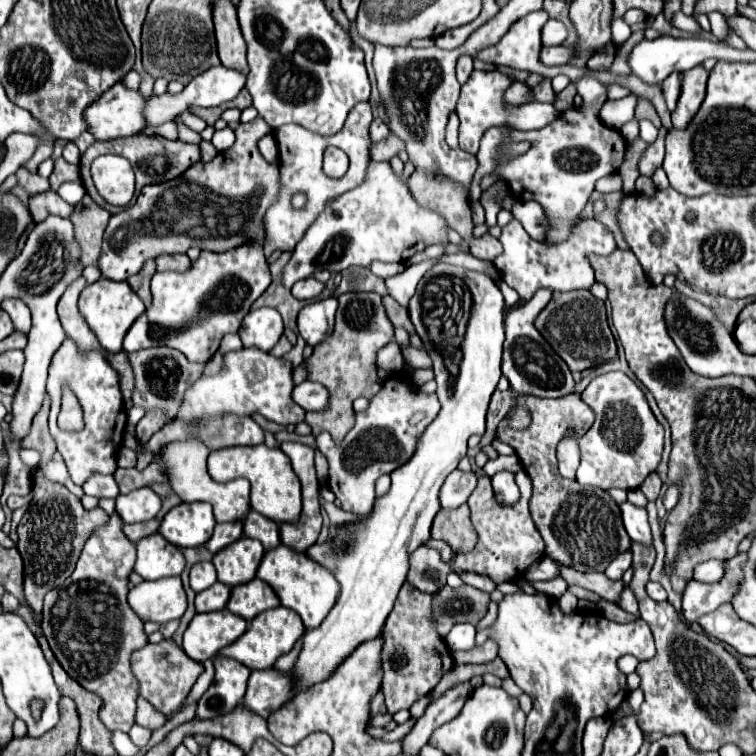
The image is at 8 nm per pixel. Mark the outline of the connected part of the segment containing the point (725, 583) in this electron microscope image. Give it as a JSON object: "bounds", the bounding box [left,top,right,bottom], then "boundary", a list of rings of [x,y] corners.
{"bounds":[682,553,748,623],"boundary":[[[738,553],[730,561],[726,561],[726,573],[716,583],[700,583],[692,579],[686,585],[682,595],[682,613],[688,623],[698,621],[700,617],[716,611],[720,605],[730,603],[742,583],[742,567],[748,553]]]}

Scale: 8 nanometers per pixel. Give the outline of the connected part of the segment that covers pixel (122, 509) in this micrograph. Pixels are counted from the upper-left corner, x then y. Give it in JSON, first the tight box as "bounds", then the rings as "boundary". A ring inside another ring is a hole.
{"bounds":[116,487,162,523],"boundary":[[[140,487],[126,495],[116,497],[116,513],[124,523],[140,523],[158,515],[162,507],[162,499],[150,489]]]}

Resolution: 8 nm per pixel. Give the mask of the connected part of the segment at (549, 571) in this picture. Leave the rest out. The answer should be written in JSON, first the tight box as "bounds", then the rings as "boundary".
{"bounds":[524,557,560,581],"boundary":[[[542,557],[540,561],[536,561],[524,575],[528,581],[540,581],[540,579],[554,579],[554,577],[560,577],[560,571],[558,571],[558,563],[552,561],[550,557]]]}

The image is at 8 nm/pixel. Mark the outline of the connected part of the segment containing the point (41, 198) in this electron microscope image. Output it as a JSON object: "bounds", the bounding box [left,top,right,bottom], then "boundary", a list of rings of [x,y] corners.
{"bounds":[28,191,72,223],"boundary":[[[44,191],[40,195],[32,195],[28,201],[32,219],[38,223],[42,219],[46,219],[48,215],[60,215],[60,217],[70,217],[72,213],[72,205],[66,203],[56,191]]]}

